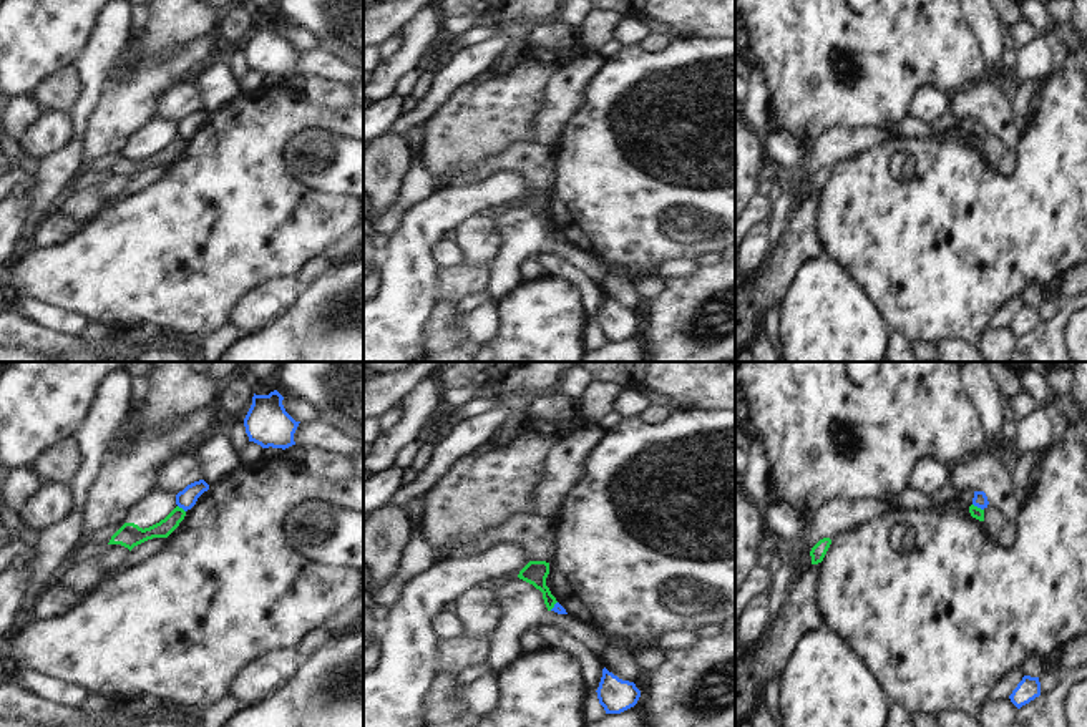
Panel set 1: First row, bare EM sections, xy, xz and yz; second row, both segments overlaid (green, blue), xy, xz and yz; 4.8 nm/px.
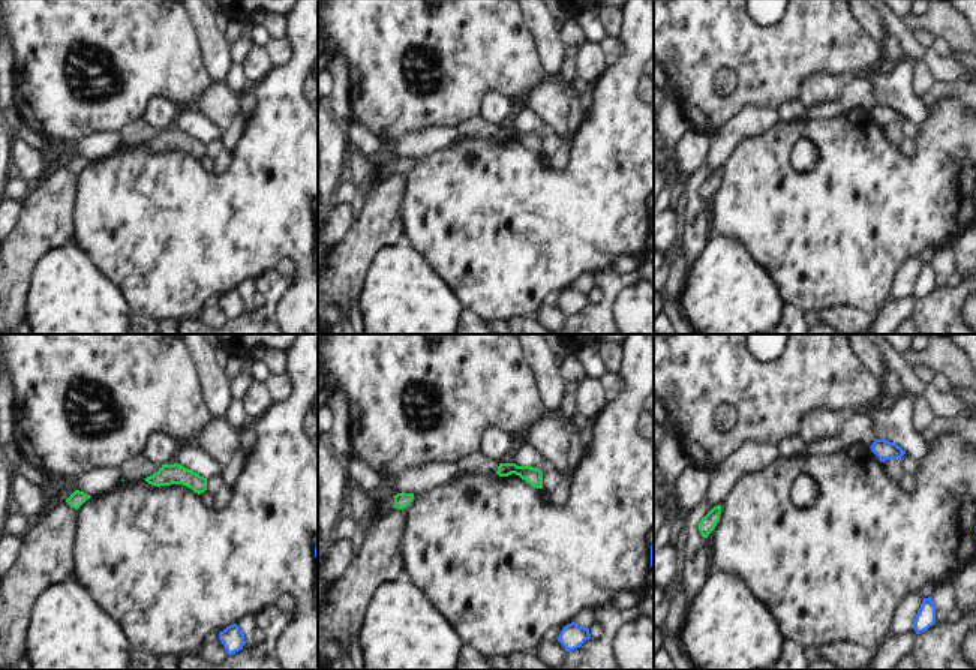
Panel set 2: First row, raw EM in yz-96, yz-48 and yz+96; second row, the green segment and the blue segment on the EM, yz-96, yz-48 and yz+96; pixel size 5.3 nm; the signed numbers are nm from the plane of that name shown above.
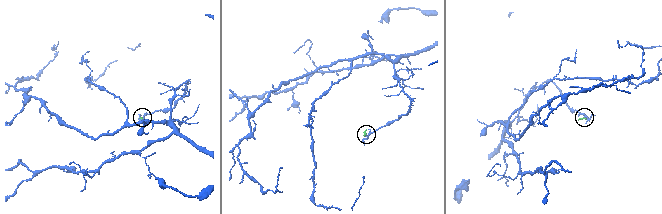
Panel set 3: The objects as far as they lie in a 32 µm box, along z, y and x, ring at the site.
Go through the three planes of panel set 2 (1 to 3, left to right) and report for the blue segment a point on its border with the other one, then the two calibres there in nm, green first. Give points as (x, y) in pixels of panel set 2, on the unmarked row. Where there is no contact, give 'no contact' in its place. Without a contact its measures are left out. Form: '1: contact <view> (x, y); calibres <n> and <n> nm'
1: no contact
2: no contact
3: no contact

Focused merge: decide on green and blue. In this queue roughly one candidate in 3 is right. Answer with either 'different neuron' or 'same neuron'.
different neuron

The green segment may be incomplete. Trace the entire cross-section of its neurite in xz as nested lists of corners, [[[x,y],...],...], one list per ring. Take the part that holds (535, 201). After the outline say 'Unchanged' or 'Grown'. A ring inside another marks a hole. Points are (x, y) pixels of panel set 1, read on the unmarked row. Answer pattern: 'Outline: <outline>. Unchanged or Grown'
Outline: [[[529,189],[518,202],[519,207],[533,212],[536,217],[543,221],[544,232],[548,239],[554,236],[558,231],[546,214],[546,206],[549,202],[549,191],[546,189]]]. Unchanged

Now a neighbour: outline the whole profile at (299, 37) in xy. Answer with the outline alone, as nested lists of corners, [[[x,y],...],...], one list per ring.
[[[282,13],[277,17],[277,20],[284,25],[282,33],[285,40],[295,50],[312,50],[317,46],[317,38],[310,30],[299,23],[290,23],[289,20],[284,18]]]

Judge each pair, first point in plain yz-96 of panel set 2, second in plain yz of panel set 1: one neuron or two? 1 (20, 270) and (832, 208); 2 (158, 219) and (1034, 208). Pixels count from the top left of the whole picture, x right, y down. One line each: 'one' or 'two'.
1: two
2: one

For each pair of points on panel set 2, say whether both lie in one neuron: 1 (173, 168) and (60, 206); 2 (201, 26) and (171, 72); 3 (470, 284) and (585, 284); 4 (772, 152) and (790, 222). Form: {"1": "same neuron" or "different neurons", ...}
{"1": "different neurons", "2": "different neurons", "3": "different neurons", "4": "same neuron"}

